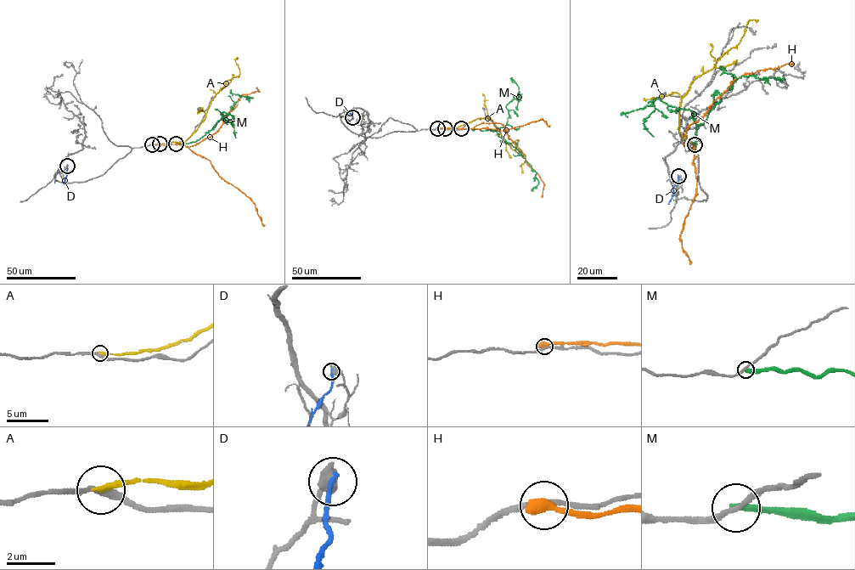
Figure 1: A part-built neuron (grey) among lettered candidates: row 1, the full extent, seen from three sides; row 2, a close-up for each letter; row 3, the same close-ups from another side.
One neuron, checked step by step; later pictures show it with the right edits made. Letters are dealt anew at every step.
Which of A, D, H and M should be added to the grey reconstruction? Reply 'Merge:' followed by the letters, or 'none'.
Merge: none

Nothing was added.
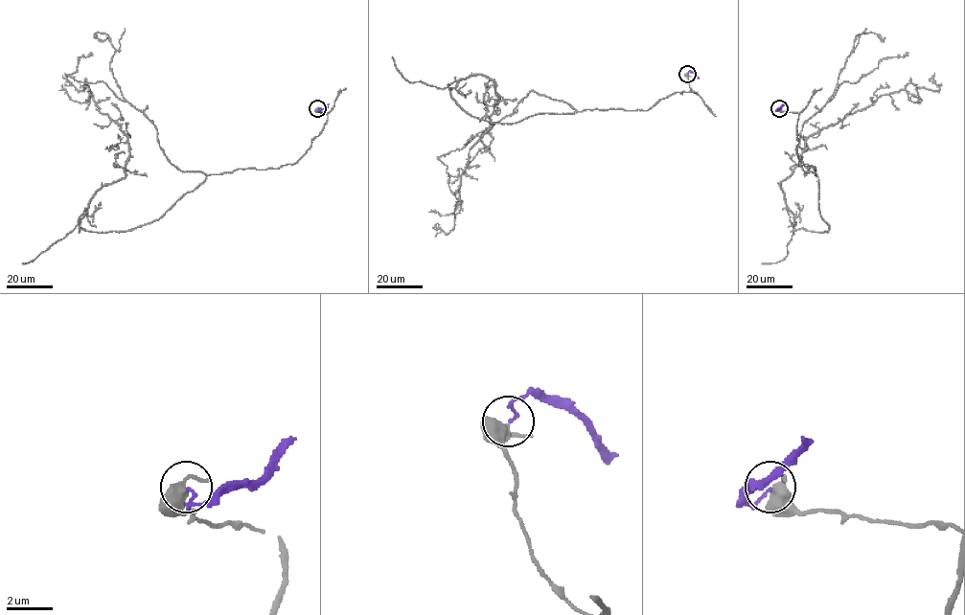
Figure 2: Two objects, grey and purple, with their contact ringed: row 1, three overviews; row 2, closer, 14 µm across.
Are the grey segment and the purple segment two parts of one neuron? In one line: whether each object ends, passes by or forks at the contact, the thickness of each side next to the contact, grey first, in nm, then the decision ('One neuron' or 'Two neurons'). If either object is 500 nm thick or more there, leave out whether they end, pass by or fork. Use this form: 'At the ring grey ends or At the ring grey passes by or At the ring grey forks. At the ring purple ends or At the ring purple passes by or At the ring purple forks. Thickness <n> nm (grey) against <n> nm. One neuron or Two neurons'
At the ring grey passes by. At the ring purple ends. Thickness 420 nm (grey) against 130 nm. Two neurons

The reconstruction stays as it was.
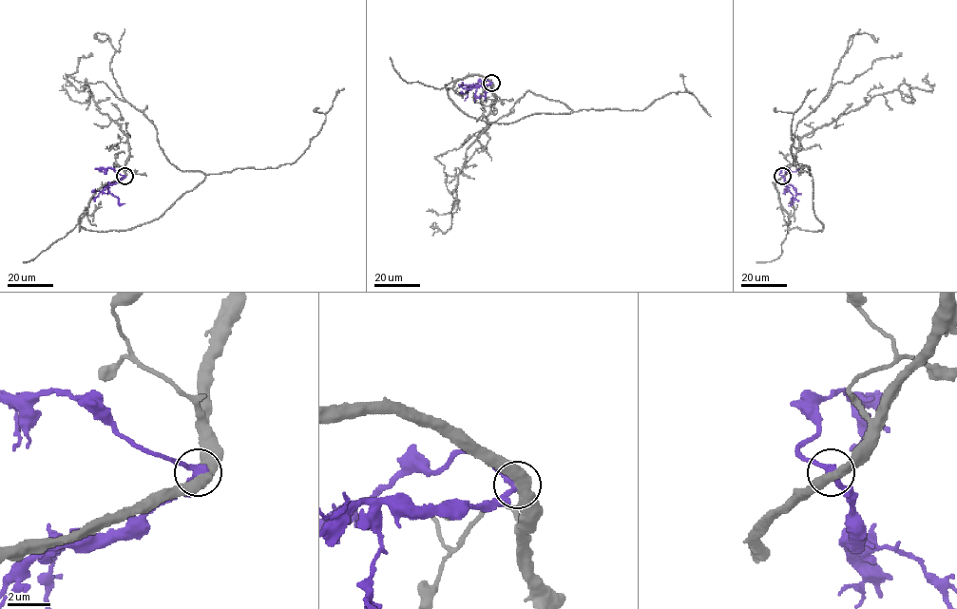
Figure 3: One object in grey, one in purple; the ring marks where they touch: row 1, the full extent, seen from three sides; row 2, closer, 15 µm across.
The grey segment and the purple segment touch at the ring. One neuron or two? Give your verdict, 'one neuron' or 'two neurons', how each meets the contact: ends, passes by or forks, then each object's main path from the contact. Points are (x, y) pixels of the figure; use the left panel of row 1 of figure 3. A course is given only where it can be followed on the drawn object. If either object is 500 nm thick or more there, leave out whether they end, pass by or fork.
two neurons; grey runs (124, 177), (80, 228), (147, 223), (205, 177), (173, 165), (155, 124), (104, 82), (70, 76), (91, 53); purple runs (124, 177), (110, 183), (108, 190), (119, 202), (124, 203)

